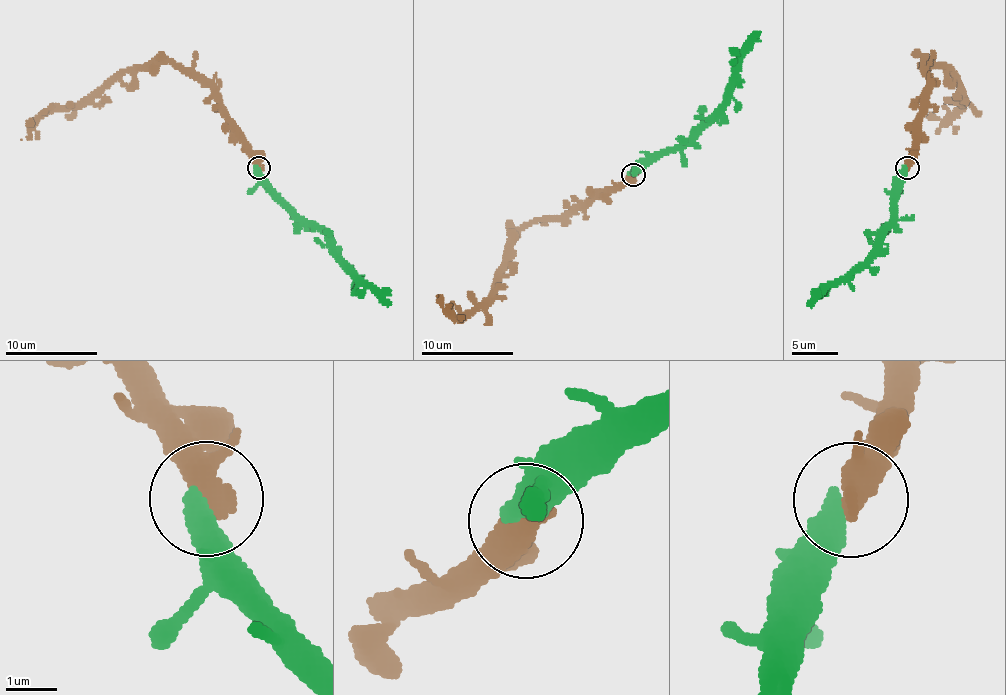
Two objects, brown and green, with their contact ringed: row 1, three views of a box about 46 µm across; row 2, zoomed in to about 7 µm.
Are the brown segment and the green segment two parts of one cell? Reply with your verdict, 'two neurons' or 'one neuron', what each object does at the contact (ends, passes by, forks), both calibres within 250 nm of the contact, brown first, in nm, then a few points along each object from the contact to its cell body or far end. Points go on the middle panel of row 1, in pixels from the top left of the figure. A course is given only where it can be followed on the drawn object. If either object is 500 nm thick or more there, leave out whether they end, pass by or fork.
one neuron | brown passes by | green ends | 440/480 nm | brown via (633, 174), (557, 218), (537, 218), (523, 228), (491, 296), (471, 310), (452, 316), (447, 305), (437, 296) | green via (633, 174), (708, 125), (723, 100), (737, 52), (760, 32)

